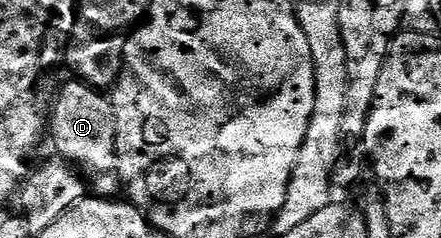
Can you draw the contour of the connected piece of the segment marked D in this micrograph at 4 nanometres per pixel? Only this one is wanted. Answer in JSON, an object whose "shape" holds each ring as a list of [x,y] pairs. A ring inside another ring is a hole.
{"shape":[[[72,82],[58,93],[53,119],[51,115],[47,123],[51,135],[53,131],[56,154],[86,172],[112,172],[117,166],[117,130],[112,98],[88,83]]]}

